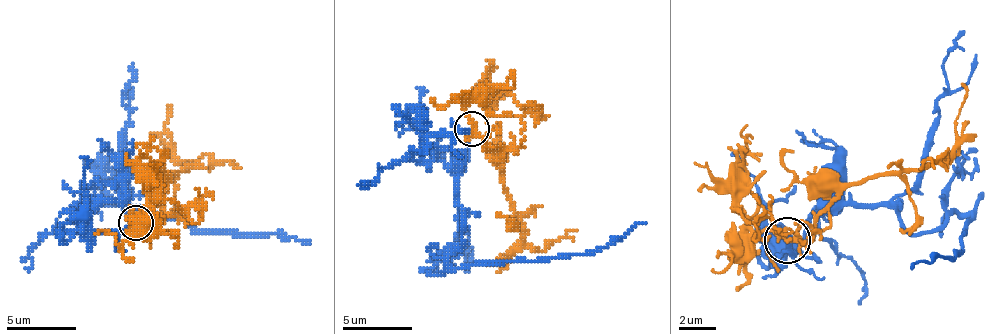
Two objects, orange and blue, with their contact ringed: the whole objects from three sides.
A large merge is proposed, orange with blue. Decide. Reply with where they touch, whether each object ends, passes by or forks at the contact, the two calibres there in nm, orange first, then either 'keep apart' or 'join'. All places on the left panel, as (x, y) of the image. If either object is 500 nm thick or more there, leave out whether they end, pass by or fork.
at (135, 222); orange forks there; blue passes by; 200 nm thick on the orange side, 160 nm on the other; join

